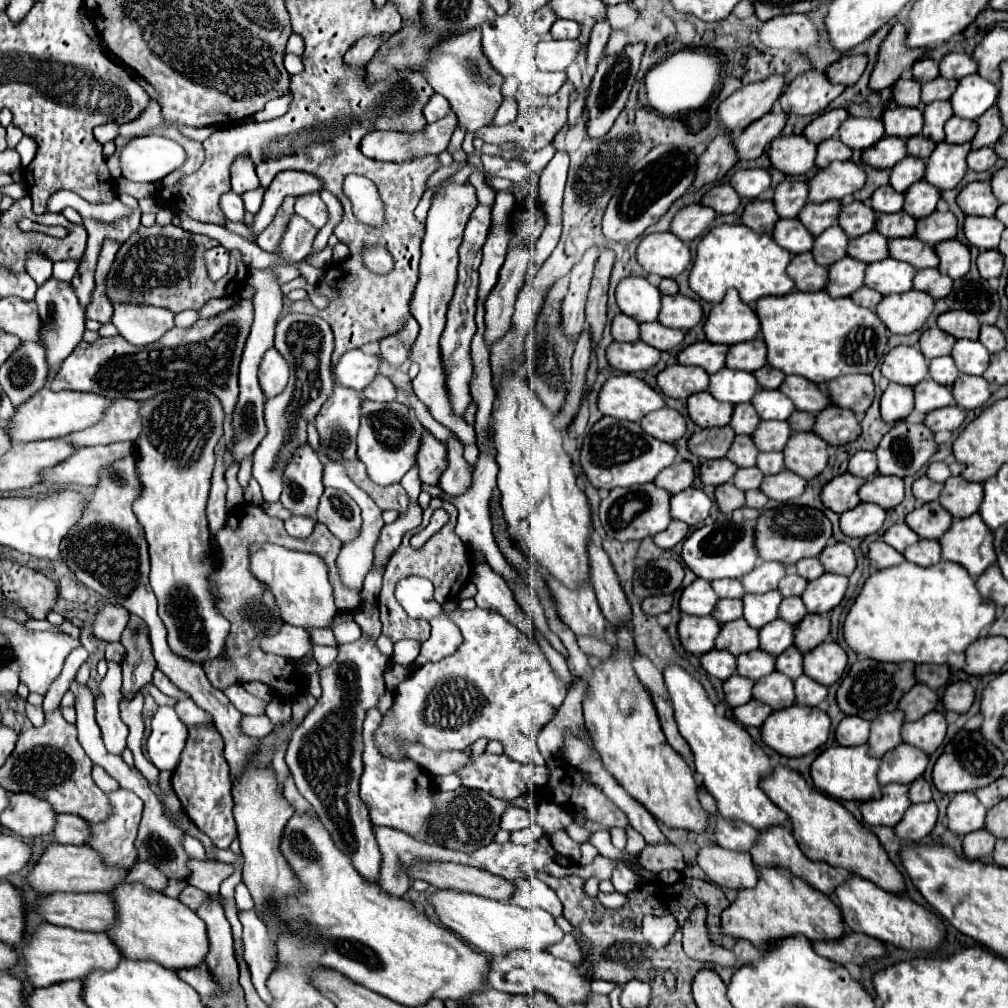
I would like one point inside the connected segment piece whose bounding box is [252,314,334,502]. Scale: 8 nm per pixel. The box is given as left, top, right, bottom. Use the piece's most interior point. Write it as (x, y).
(306, 342)

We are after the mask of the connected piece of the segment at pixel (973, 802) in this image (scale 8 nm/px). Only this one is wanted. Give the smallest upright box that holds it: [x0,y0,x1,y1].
[948,792,986,836]

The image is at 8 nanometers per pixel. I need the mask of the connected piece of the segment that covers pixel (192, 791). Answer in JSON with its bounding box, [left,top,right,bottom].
[172,722,236,848]

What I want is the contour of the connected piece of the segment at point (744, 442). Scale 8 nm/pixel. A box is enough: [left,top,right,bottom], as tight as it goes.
[726,436,760,468]

